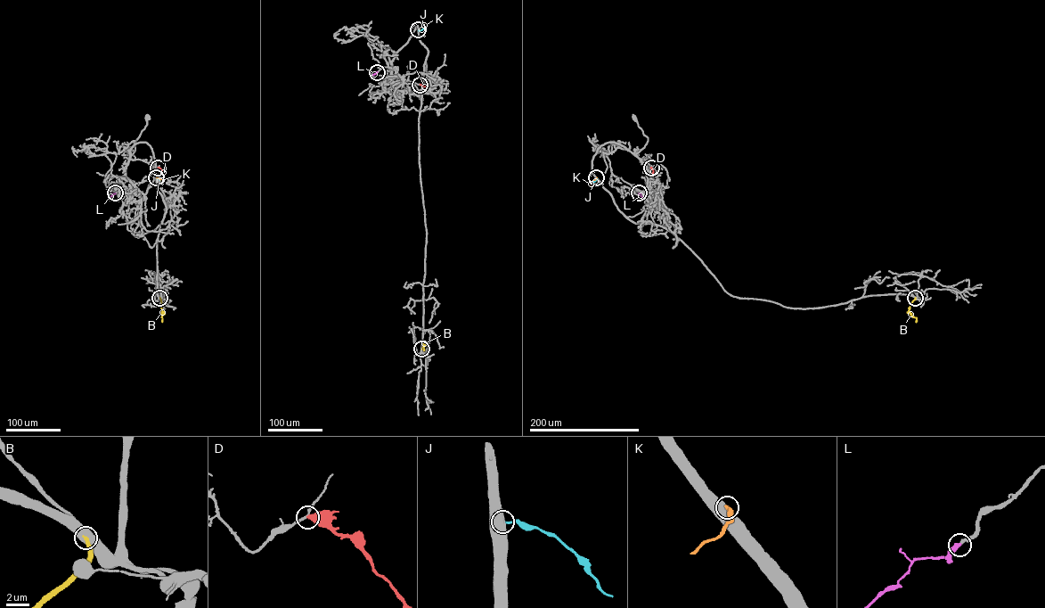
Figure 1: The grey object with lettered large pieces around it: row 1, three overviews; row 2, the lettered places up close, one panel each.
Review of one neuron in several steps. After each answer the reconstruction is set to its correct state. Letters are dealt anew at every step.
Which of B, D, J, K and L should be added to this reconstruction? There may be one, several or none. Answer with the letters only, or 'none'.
L

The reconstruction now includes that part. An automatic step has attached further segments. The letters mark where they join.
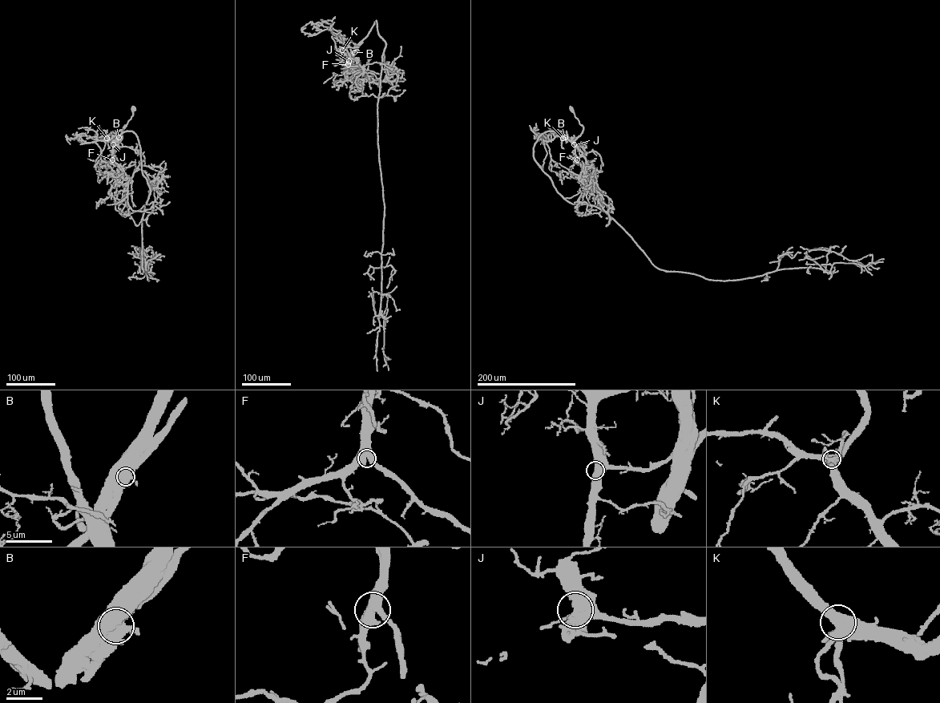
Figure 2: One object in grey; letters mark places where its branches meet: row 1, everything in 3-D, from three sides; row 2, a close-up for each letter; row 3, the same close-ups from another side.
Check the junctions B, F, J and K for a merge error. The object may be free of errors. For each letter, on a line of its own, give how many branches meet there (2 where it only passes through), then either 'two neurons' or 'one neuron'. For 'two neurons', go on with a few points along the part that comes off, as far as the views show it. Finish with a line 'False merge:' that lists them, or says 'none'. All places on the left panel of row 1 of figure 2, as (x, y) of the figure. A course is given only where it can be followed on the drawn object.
B: 2 | two neurons | (119, 137), (113, 141), (112, 159), (122, 166), (129, 180)
F: 3 | one neuron
J: 2 | one neuron
K: 4 | one neuron
False merge: B

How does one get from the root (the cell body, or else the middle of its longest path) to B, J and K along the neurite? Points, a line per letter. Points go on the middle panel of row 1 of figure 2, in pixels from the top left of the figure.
B: (369, 58), (359, 70), (354, 60), (354, 52)
J: (369, 58), (361, 70), (357, 70), (355, 60), (348, 61)
K: (369, 58), (359, 70), (356, 61), (349, 61), (342, 50)

